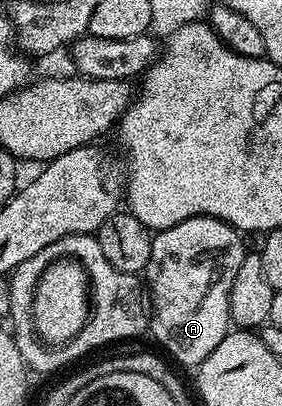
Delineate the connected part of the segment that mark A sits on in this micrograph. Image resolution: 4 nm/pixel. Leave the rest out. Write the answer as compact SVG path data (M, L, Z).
M207 215L180 221L180 225L172 225L153 236L152 257L148 257L144 272L152 308L149 334L154 335L163 347L161 350L175 364L197 369L208 353L230 334L232 281L236 281L240 261L248 253L242 239L245 239L243 232L223 219Z

